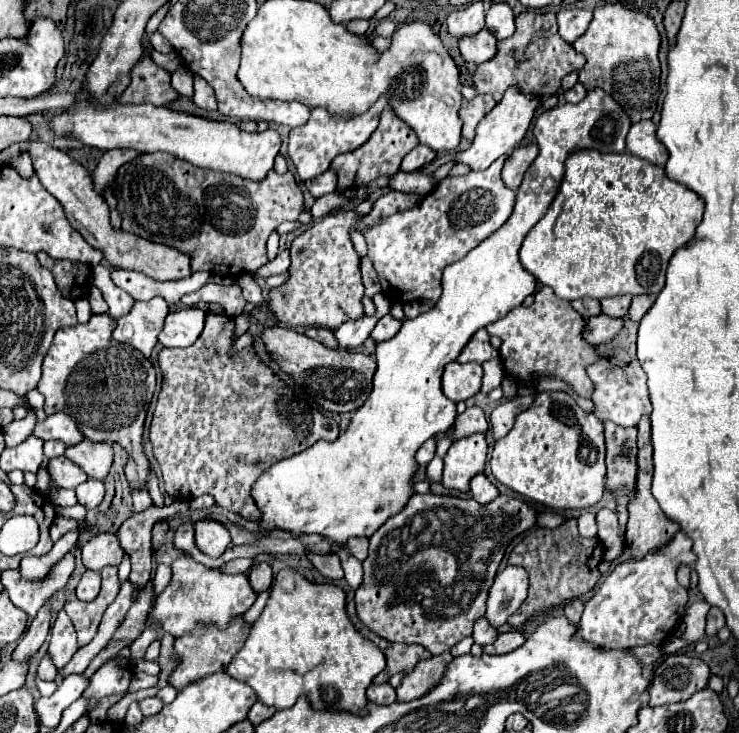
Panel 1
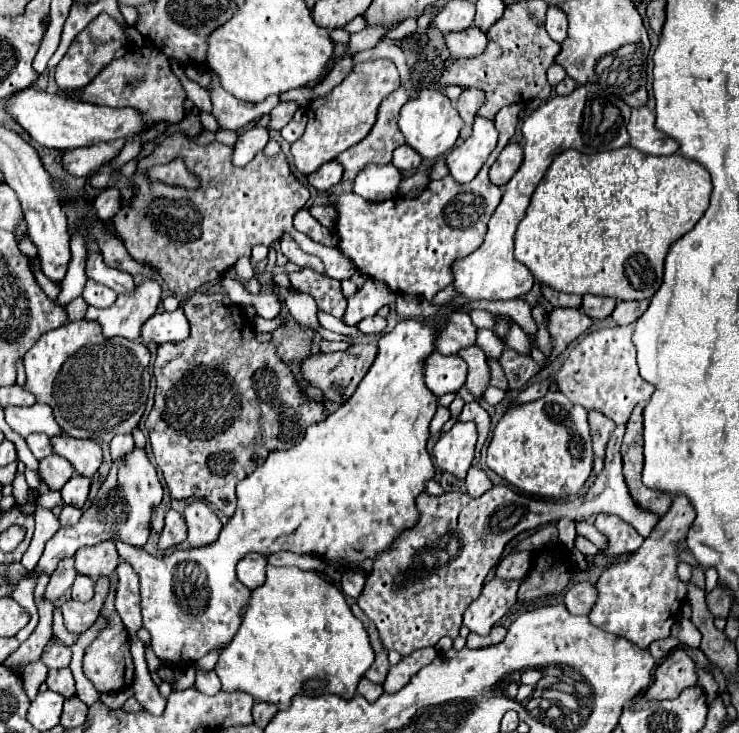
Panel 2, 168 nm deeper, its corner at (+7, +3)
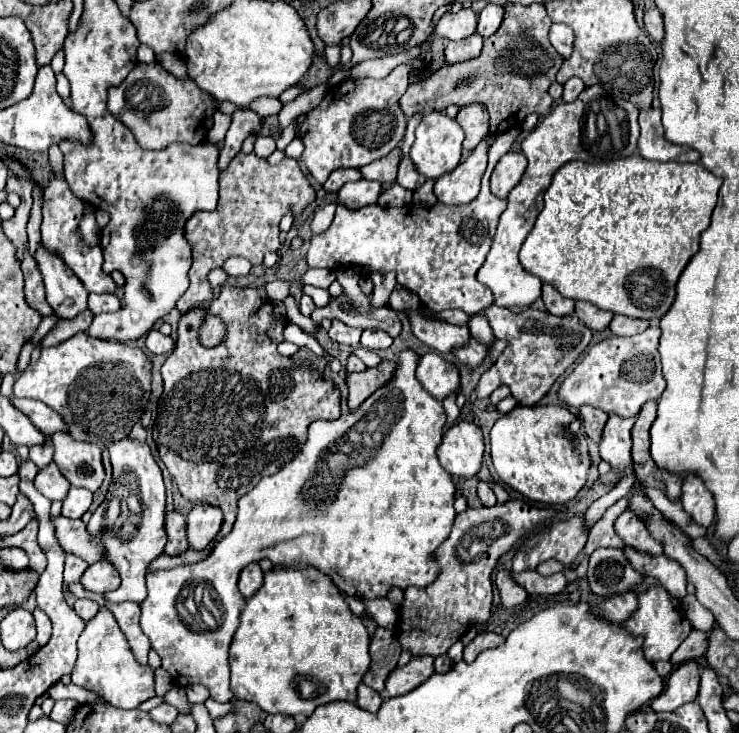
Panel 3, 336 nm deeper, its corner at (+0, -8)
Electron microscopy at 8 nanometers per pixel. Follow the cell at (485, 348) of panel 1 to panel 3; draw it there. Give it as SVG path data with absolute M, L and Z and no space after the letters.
M416 313L410 315L410 323L412 323L414 335L420 341L424 341L428 347L438 349L440 353L446 353L446 355L458 347L464 347L470 341L468 327L460 327L460 325L436 321L436 319L426 319Z

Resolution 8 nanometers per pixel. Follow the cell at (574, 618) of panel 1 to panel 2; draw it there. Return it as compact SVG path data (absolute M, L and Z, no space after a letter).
M579 582L565 594L565 606L571 614L589 614L597 600L597 588L591 582Z

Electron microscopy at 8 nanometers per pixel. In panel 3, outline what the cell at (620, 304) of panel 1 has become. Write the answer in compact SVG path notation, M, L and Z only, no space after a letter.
M578 301L576 303L576 315L578 319L582 319L582 323L586 327L590 327L592 331L604 331L608 329L614 313L612 311L604 311L604 309L598 309L596 305L592 303L586 303L586 301Z

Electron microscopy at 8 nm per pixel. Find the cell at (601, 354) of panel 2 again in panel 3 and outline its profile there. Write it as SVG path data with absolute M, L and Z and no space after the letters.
M654 323L644 333L632 337L610 337L596 343L564 379L558 389L558 399L572 409L592 405L608 415L636 417L644 403L658 401L664 393L664 377L660 369L660 355L656 349L658 337L660 327Z

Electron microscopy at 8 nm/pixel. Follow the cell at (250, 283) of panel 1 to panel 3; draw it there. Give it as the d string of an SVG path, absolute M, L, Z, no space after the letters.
M230 257L228 261L226 261L226 267L224 267L228 273L238 273L238 275L246 275L246 273L250 273L250 269L252 269L252 265L250 265L250 261L248 259L242 259L242 257Z

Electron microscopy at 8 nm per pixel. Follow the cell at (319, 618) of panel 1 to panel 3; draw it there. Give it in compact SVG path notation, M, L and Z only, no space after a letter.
M292 565L264 573L264 585L248 599L240 627L230 645L230 689L236 699L254 701L266 713L308 717L318 705L330 701L356 701L356 689L370 669L370 635L358 615L342 599L338 587L314 567Z

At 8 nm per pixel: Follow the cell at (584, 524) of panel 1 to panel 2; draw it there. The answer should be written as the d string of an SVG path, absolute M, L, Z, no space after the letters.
M577 536L577 540L575 540L575 548L577 548L583 556L597 556L597 554L599 554L599 548L593 546L585 536Z

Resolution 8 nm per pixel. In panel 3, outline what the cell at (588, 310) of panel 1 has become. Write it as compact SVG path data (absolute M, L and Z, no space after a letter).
M552 285L542 287L542 299L544 299L546 309L552 315L570 315L570 313L574 313L574 301L562 297Z

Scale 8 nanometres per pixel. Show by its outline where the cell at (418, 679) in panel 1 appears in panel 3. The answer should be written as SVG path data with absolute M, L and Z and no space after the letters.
M422 655L412 657L404 667L396 667L386 681L386 695L398 697L406 695L418 685L422 685L434 673L434 657Z

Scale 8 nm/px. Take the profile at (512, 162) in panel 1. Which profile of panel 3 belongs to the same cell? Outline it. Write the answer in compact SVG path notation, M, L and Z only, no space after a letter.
M508 151L496 165L492 173L492 193L500 199L506 199L506 195L518 185L520 177L526 169L526 157L522 153Z

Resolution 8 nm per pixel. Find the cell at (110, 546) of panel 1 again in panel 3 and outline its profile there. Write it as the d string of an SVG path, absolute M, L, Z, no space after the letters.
M98 561L98 563L90 565L90 567L84 571L80 583L82 583L84 589L88 589L88 591L108 593L108 591L118 589L120 573L118 573L108 561Z

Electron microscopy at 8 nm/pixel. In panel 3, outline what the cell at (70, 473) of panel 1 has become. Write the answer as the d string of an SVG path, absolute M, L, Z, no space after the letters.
M50 463L50 467L44 467L38 471L36 479L34 479L34 487L48 497L50 501L64 501L70 489L70 483L66 481L66 477L60 473L56 463Z

